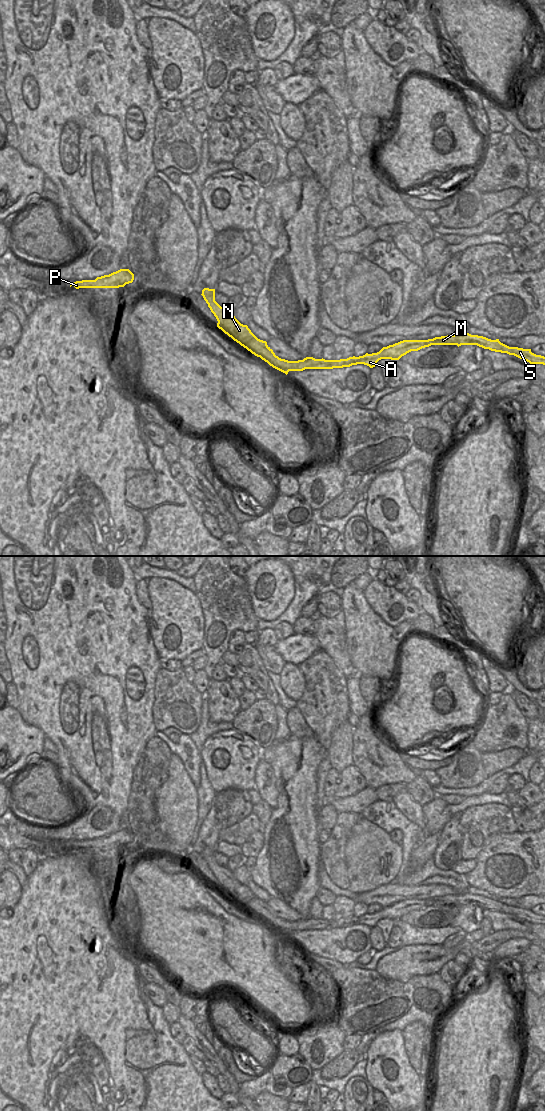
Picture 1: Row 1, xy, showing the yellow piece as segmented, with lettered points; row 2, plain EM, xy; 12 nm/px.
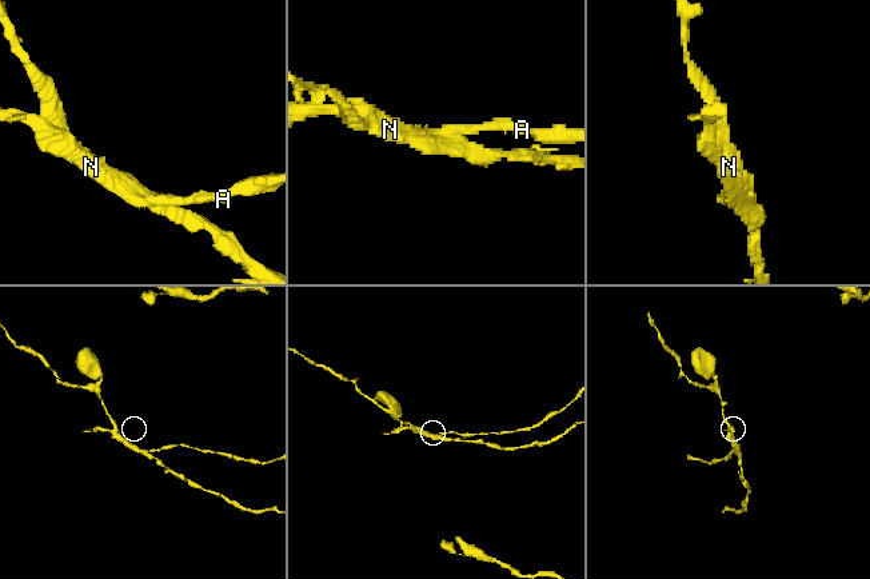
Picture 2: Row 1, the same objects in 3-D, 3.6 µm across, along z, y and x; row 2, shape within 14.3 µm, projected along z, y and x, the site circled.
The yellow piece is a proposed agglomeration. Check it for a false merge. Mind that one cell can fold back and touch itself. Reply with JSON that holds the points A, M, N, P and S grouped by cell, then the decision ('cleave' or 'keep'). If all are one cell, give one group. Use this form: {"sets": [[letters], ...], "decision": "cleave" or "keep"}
{"sets": [["A", "M", "P", "S"], ["N"]], "decision": "cleave"}

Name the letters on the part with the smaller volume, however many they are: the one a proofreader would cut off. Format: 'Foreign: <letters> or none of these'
Foreign: A, M, P, S

